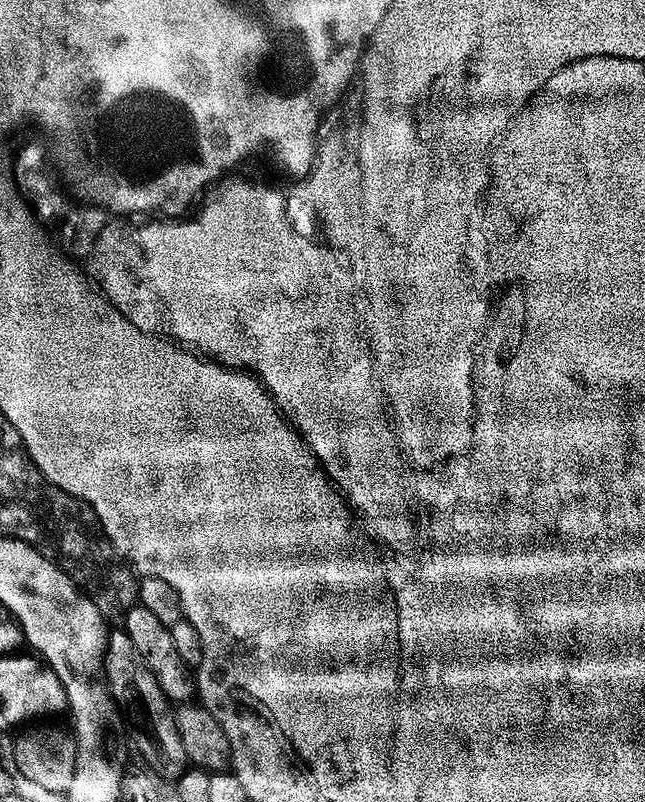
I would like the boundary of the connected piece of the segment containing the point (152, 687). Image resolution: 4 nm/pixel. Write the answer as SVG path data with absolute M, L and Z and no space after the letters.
M123 630L109 631L108 644L104 648L102 675L115 707L119 711L120 708L124 711L124 720L128 723L132 744L140 751L141 758L149 764L145 765L157 777L165 776L168 782L175 782L184 772L186 757L182 750L182 740L178 738L173 713L170 711L170 702L162 694L158 682L154 682L154 674L150 674L142 658L138 658L134 642L130 642L130 638Z

